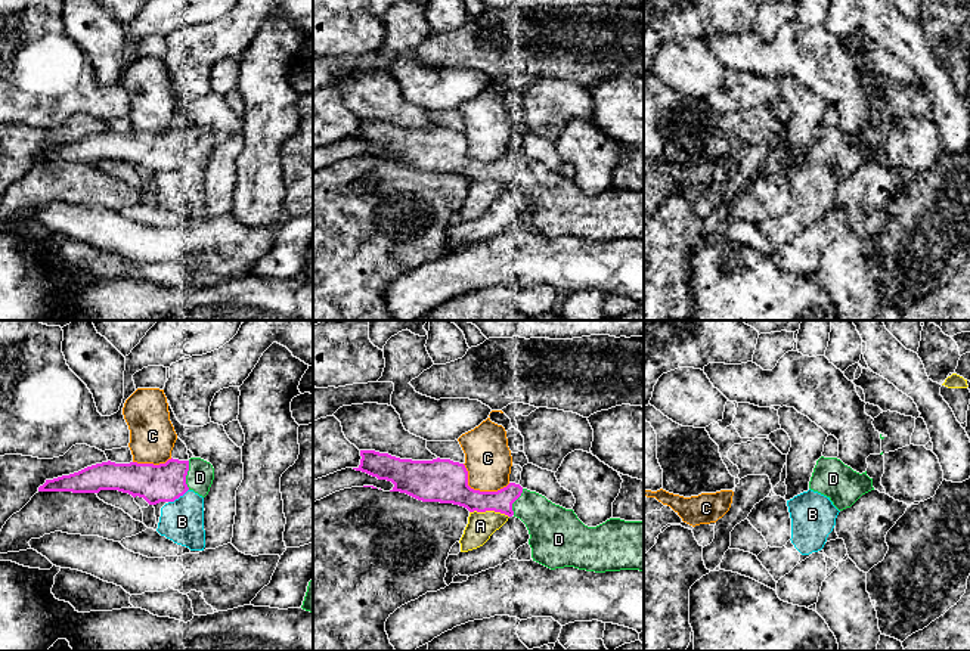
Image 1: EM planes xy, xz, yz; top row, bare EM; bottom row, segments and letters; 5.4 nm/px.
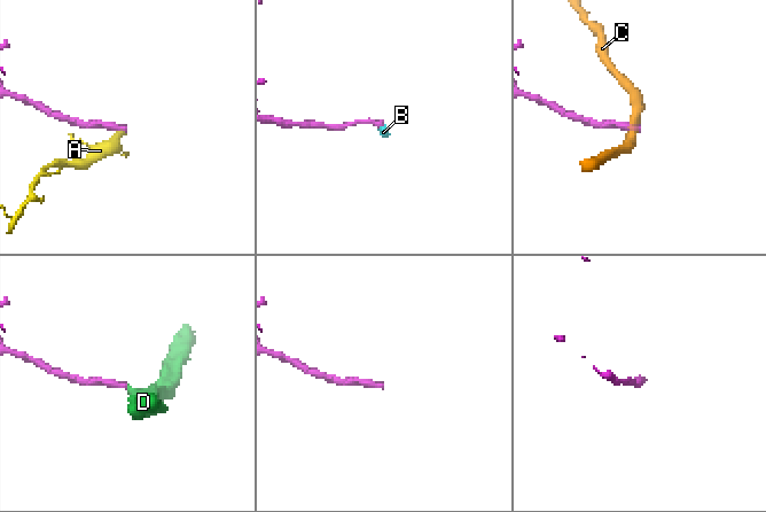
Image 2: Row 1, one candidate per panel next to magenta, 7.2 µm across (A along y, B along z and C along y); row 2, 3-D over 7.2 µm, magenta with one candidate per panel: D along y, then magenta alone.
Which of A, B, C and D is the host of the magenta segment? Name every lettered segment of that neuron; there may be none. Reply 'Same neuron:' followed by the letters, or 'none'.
Same neuron: D

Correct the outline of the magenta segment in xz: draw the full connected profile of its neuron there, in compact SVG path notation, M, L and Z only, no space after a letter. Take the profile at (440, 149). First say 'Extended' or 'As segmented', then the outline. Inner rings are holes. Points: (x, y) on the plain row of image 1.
Extended. M360 120L360 134L353 137L378 149L394 154L390 161L406 162L422 171L453 173L469 182L495 180L520 187L530 204L533 230L555 239L574 236L579 239L605 242L620 239L644 241L644 190L610 187L596 196L585 195L573 179L552 173L545 165L509 152L498 161L480 161L468 155L468 140L464 133L450 128L412 130L400 128L375 120Z

